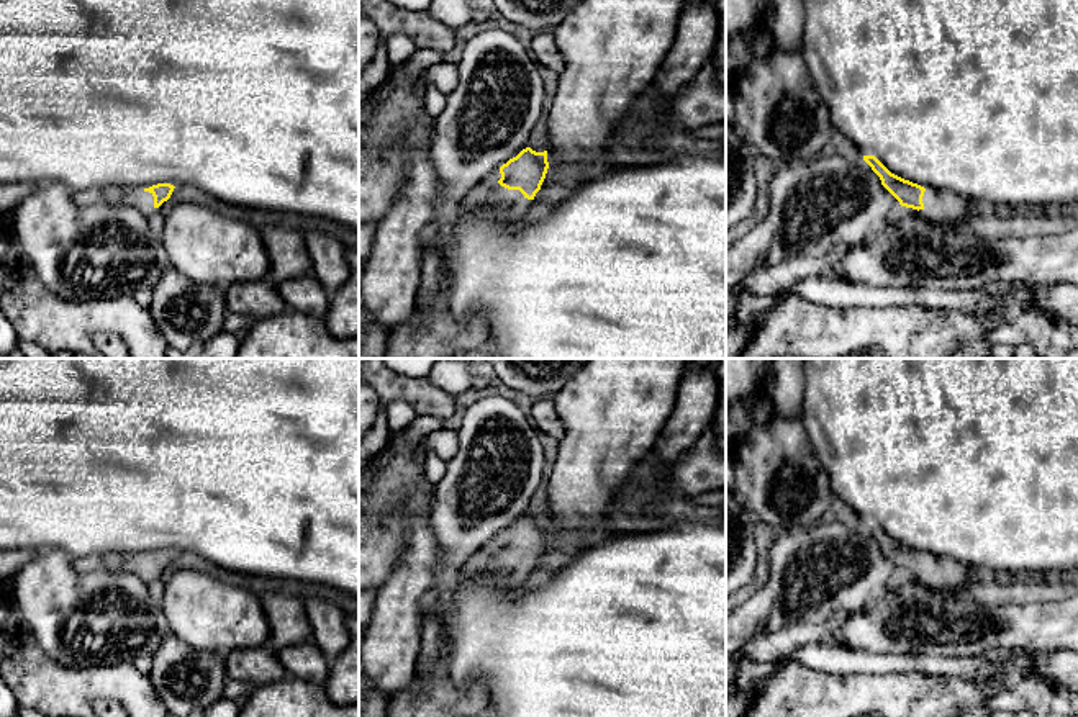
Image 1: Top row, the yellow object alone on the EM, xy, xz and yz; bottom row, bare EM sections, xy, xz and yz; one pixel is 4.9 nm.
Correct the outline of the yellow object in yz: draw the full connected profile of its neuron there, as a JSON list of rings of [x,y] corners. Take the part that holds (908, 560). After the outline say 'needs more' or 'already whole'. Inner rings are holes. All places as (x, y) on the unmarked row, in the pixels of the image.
[[[863,522],[863,527],[880,543],[881,552],[899,568],[901,573],[924,576],[939,588],[973,583],[970,566],[955,560],[924,555],[891,540],[875,522]]]; needs more

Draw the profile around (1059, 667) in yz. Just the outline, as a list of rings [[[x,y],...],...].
[[[1068,648],[1044,652],[1008,652],[994,650],[978,655],[988,661],[1011,660],[1012,656],[1027,656],[1032,660],[1032,670],[1027,676],[1037,676],[1042,681],[1062,686],[1078,694],[1078,652]]]

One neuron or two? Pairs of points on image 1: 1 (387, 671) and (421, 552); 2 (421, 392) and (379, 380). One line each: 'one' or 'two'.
1: one
2: one

